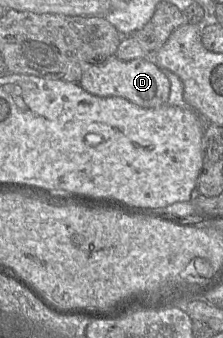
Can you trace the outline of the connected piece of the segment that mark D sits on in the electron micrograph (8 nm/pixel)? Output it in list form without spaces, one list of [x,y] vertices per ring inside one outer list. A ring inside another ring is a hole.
[[[115,55],[90,65],[83,72],[79,85],[98,97],[121,97],[142,108],[152,109],[168,105],[170,81],[151,57],[119,60]]]

